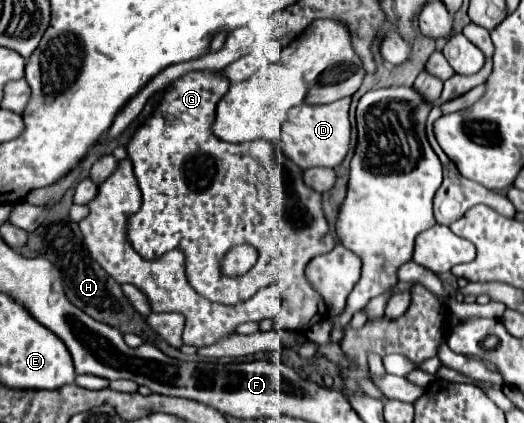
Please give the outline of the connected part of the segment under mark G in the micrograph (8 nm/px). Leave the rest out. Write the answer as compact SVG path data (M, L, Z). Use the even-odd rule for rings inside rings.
M191 72L179 80L175 80L167 92L165 92L165 98L161 102L161 106L157 106L155 110L155 116L151 116L137 132L135 136L131 138L131 142L127 144L127 154L131 156L133 160L133 172L135 172L135 178L139 182L139 188L141 188L141 196L143 196L143 204L139 208L137 214L133 214L129 218L129 242L131 246L141 254L141 258L161 258L165 256L167 252L171 250L181 250L185 254L185 274L187 274L187 280L189 284L195 288L197 294L205 296L207 300L211 302L219 302L219 304L239 304L239 302L245 302L249 300L255 292L259 292L261 288L267 288L271 284L279 284L281 286L281 296L283 296L283 302L281 302L281 316L277 318L277 332L285 332L285 330L295 330L295 332L307 332L313 324L325 320L325 314L327 314L327 304L323 300L323 296L319 296L319 292L311 286L311 282L307 280L305 276L305 268L307 264L317 256L321 254L321 250L333 250L335 248L335 236L331 234L329 230L329 224L327 224L327 218L323 214L323 196L319 192L315 192L313 188L309 188L307 184L303 184L303 198L293 198L293 208L289 206L289 200L287 200L287 194L283 192L283 184L281 184L281 172L279 172L279 164L277 164L277 156L275 156L275 144L273 142L267 142L267 140L257 140L257 142L245 142L245 144L229 144L221 138L217 138L213 134L213 122L215 122L215 104L219 102L219 98L227 92L229 88L229 82L219 76L217 72ZM255 182L257 182L257 188L261 186L261 196L255 196ZM239 244L251 244L257 248L259 252L259 260L257 264L245 272L243 276L225 276L219 268L219 262L223 260L223 256L229 252L229 248L233 246L239 246Z

